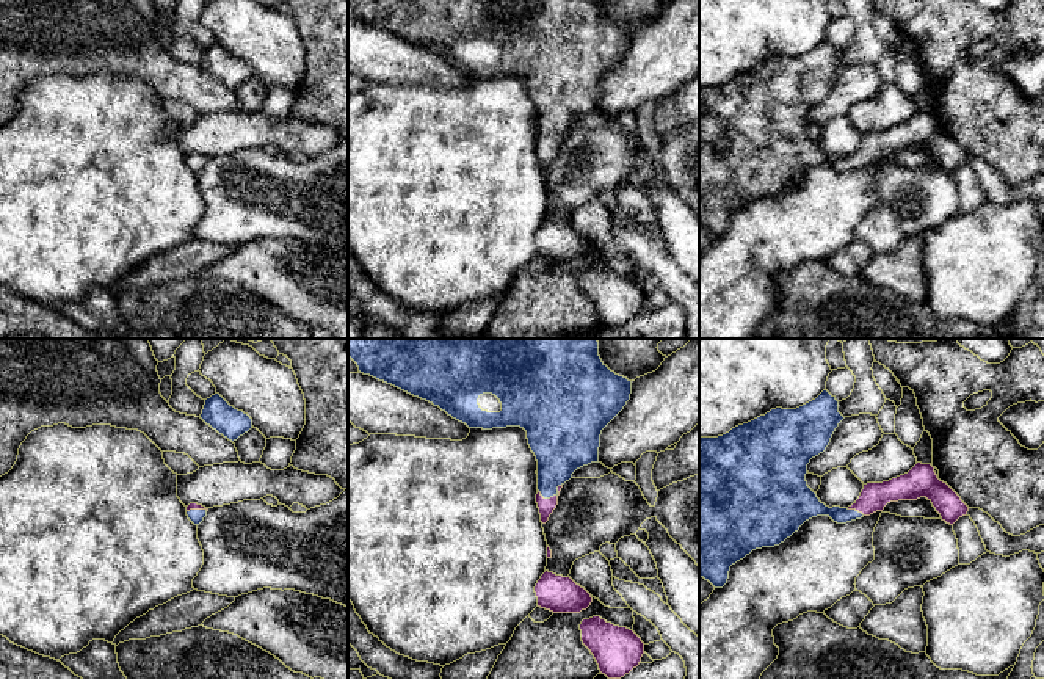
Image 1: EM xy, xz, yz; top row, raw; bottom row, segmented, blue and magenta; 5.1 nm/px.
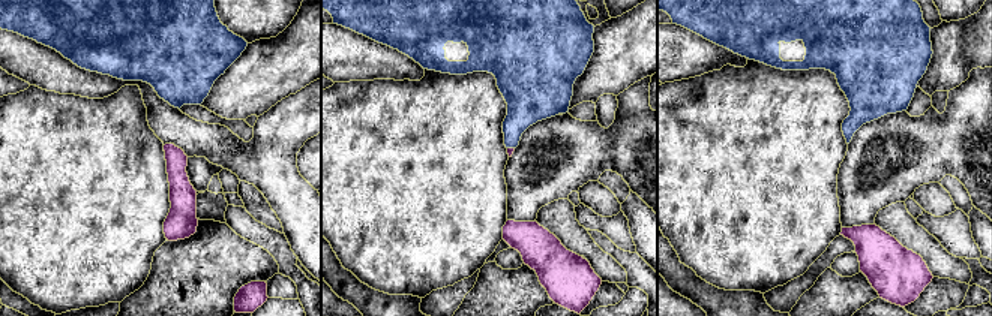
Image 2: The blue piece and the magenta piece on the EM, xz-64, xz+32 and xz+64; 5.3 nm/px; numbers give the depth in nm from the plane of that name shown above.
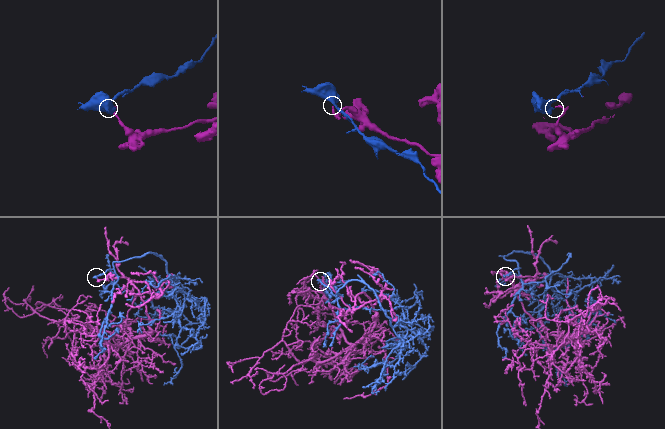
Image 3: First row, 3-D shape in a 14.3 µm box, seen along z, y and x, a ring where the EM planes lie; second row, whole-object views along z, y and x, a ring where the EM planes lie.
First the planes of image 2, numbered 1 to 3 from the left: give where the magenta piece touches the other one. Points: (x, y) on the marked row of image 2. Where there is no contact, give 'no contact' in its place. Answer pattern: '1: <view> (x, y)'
1: no contact
2: xz+32 (511, 147)
3: no contact

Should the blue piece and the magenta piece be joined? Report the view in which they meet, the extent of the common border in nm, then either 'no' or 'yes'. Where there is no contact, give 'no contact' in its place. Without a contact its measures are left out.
contact in xz; length 130 nm; no

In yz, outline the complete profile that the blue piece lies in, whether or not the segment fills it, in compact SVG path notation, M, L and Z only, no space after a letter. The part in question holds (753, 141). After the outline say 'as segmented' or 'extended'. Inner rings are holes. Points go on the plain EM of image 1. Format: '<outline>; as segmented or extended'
M823 39L815 49L796 56L796 58L782 58L776 56L760 64L748 72L732 77L729 82L718 86L699 86L699 224L709 229L715 237L723 237L727 232L730 215L743 209L756 198L774 196L790 187L799 176L817 165L829 165L837 172L846 172L856 168L864 166L862 162L856 158L840 157L840 155L826 155L820 151L817 143L807 135L806 122L807 113L812 107L818 105L826 99L831 91L831 86L845 66L839 61L839 50L828 39Z; as segmented

